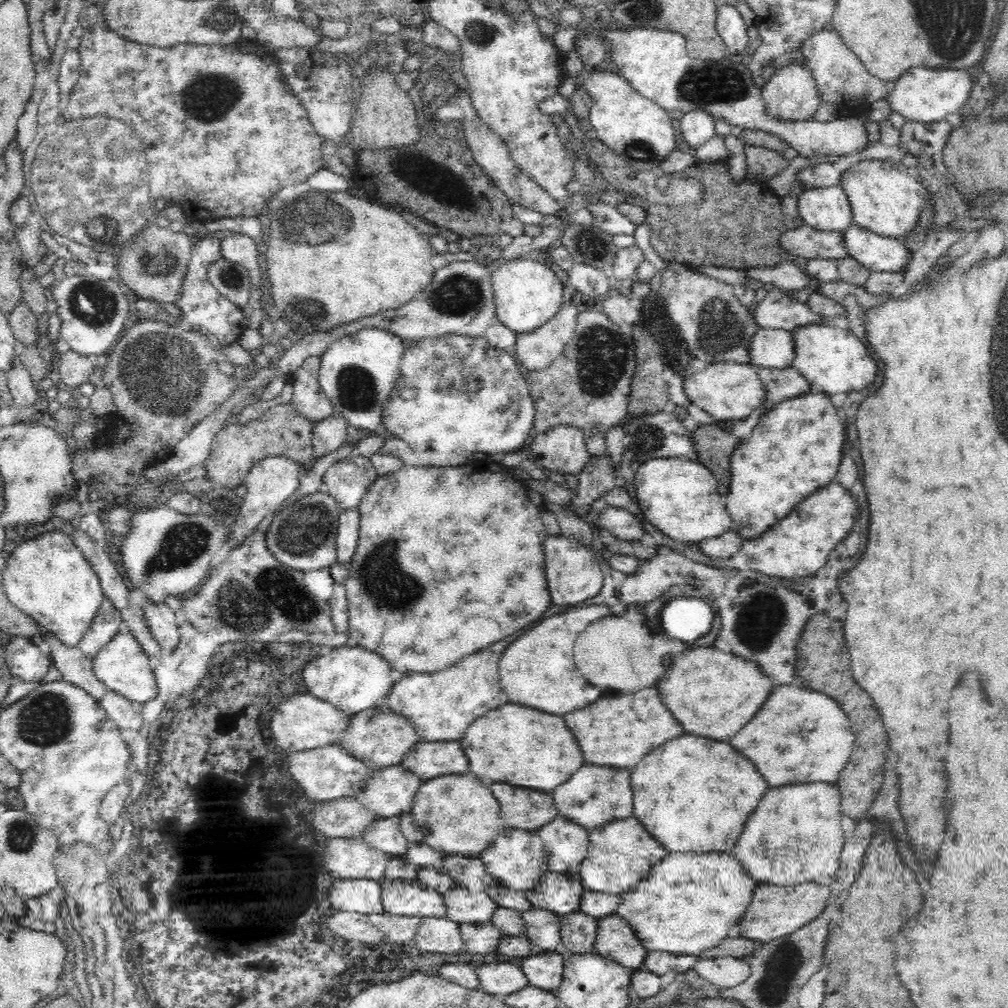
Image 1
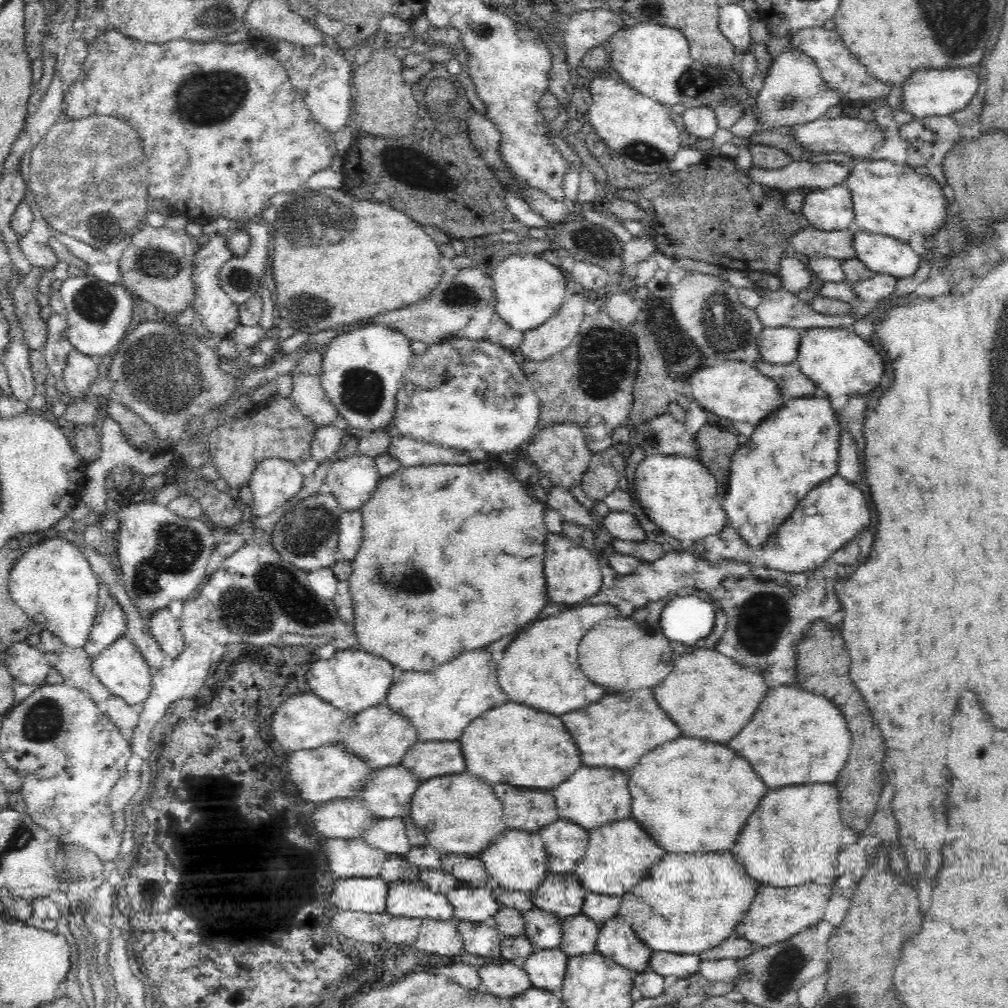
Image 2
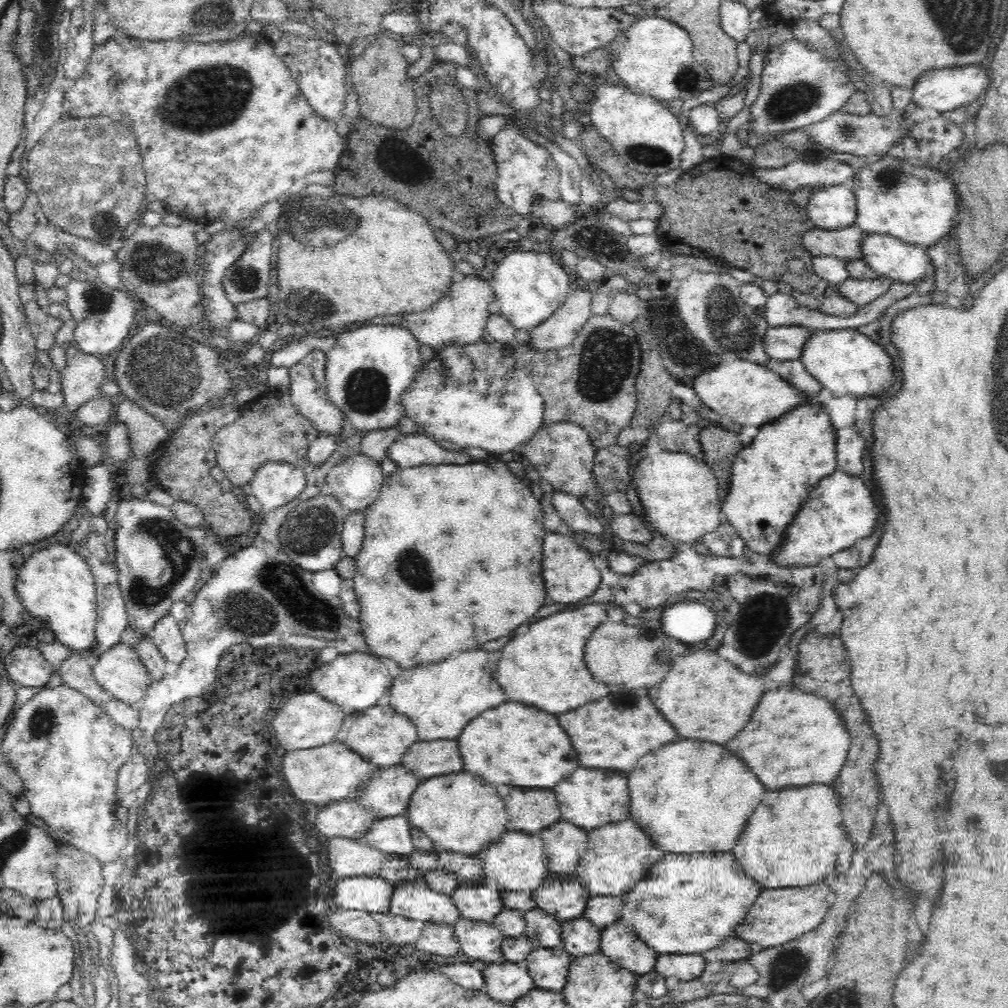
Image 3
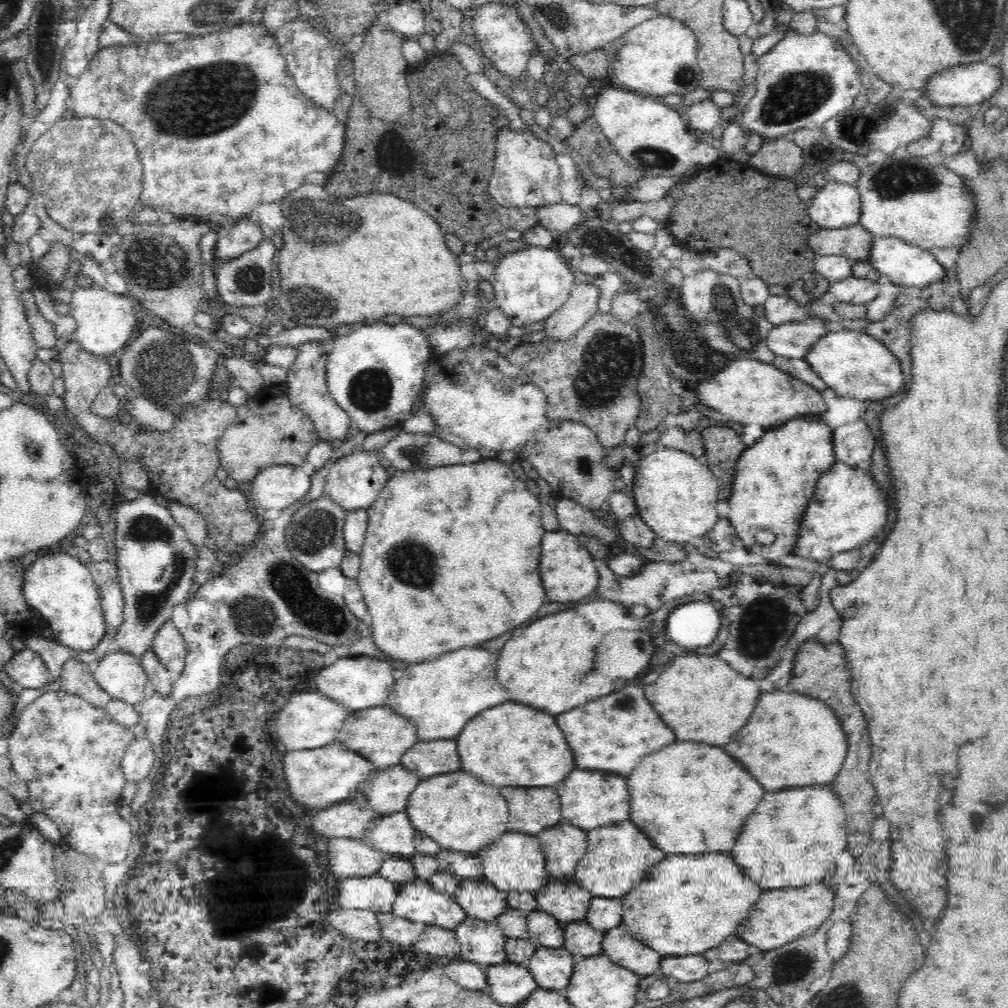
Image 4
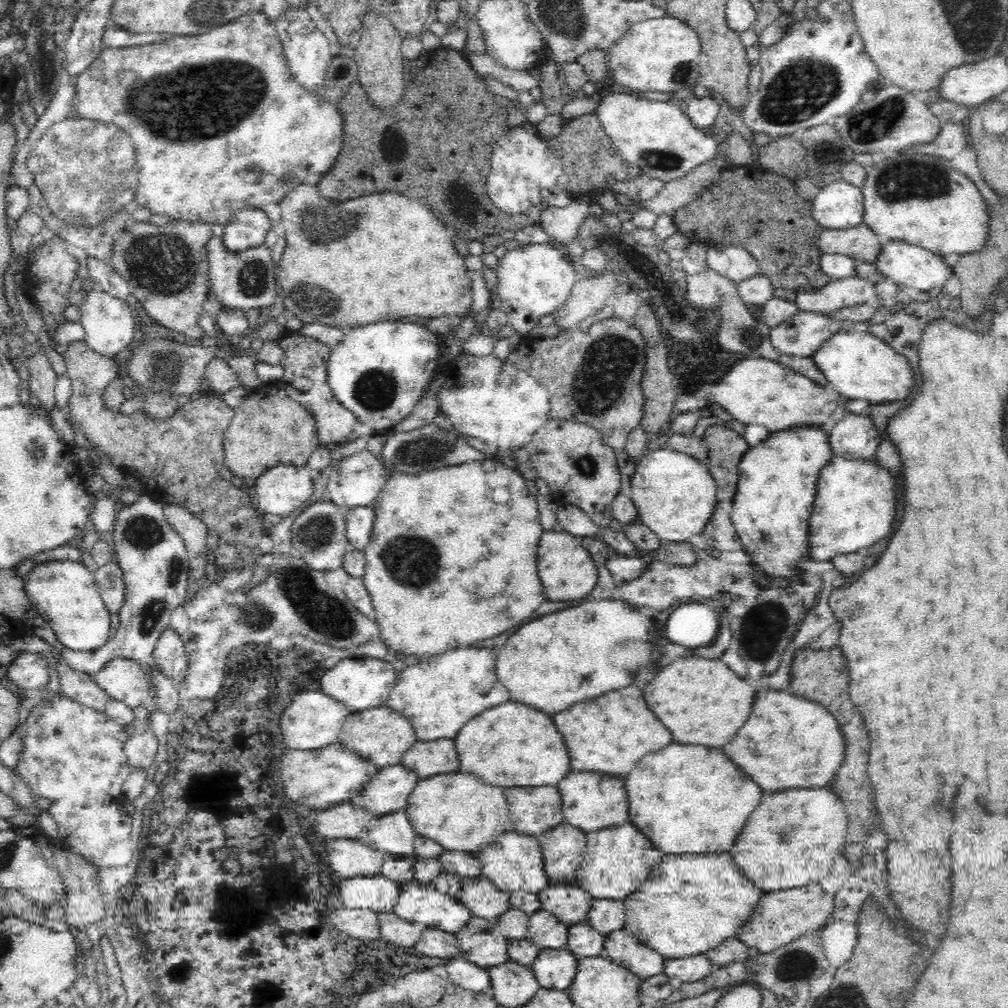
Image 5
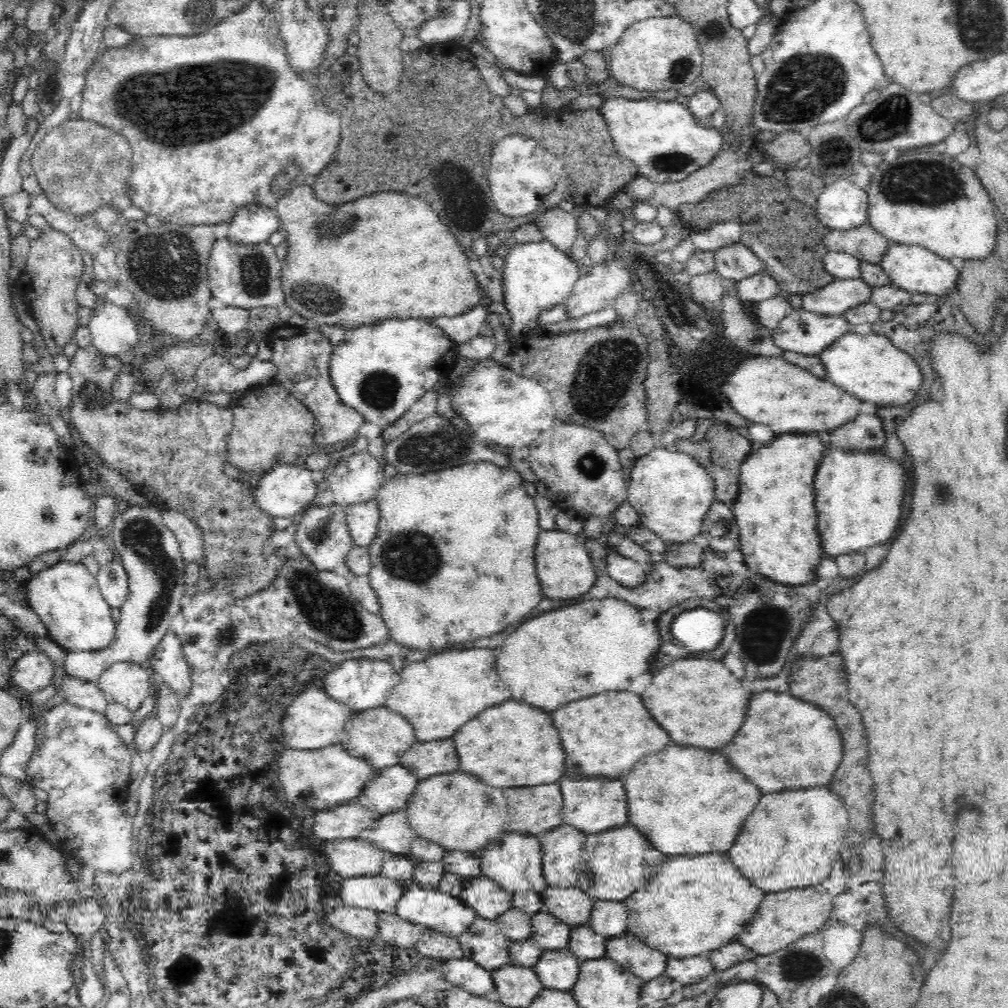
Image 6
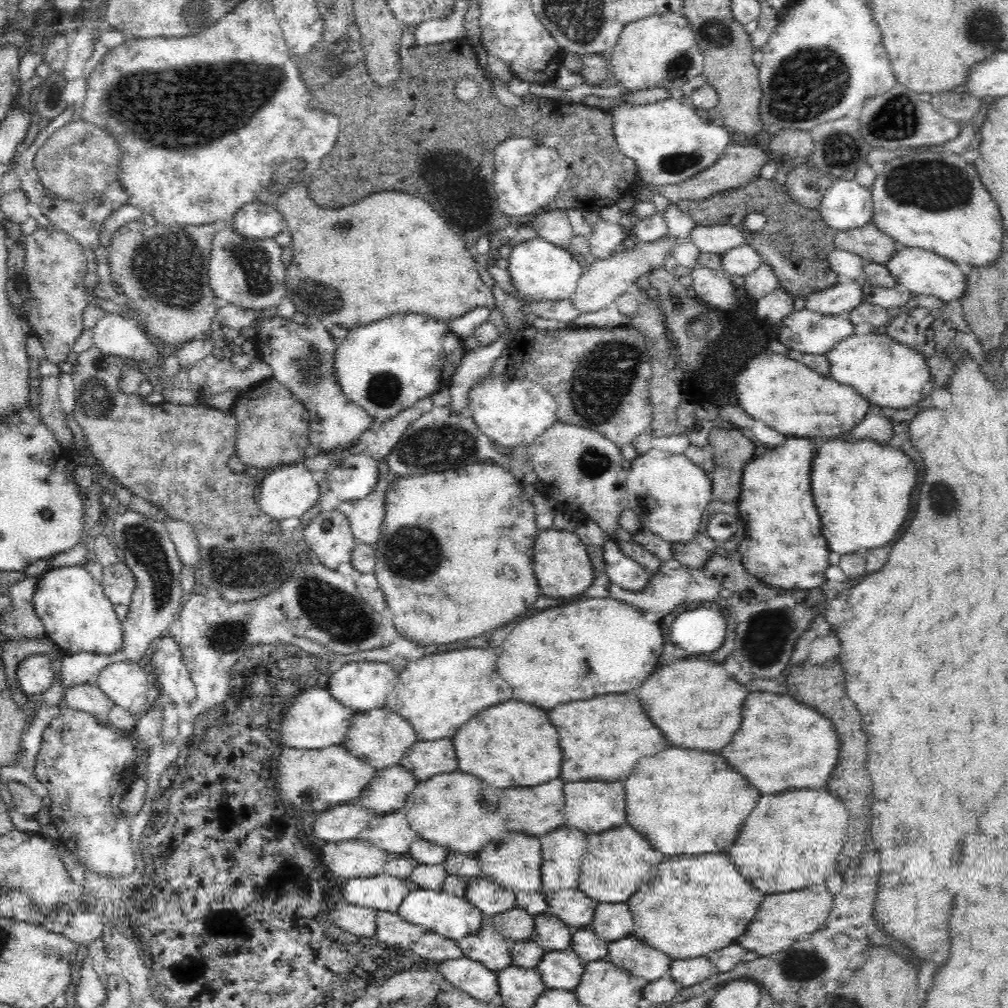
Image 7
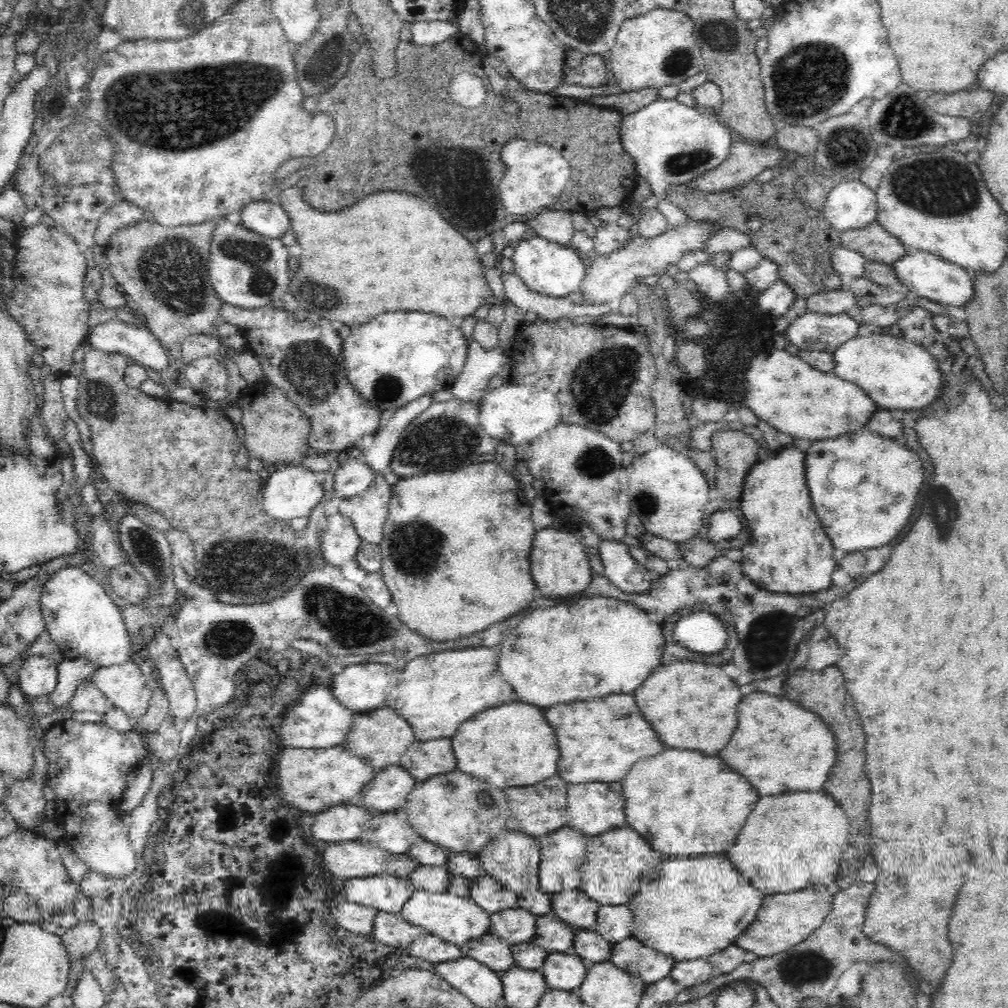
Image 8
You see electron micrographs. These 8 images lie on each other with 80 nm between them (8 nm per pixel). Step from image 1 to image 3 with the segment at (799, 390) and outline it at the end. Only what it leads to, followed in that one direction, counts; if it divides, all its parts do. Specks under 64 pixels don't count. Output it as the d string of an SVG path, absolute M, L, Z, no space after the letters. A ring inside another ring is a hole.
M770 358L766 362L766 368L776 372L781 378L794 384L798 389L808 393L810 397L814 397L824 388L824 385L816 380L802 359L796 360L778 360Z

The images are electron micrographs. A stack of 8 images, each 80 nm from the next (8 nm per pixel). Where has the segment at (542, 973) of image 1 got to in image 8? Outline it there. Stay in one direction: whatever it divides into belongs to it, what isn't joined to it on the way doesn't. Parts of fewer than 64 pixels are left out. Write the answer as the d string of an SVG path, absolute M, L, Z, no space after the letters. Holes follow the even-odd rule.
M569 951L548 954L541 972L550 989L577 991L586 978L588 967L581 956Z

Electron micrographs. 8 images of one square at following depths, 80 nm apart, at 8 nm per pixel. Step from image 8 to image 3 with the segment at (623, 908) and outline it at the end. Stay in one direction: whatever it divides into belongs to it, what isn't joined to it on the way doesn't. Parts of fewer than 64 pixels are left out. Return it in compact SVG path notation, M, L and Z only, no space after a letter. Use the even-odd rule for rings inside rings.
M591 896L583 916L601 930L621 920L623 897Z

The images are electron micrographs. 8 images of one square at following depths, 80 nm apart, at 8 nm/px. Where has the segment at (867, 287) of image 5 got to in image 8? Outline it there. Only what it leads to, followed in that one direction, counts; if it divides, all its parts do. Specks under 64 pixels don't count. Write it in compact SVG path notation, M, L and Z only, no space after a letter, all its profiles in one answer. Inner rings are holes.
M842 289L816 293L806 299L808 312L824 315L847 313L856 304L854 294Z

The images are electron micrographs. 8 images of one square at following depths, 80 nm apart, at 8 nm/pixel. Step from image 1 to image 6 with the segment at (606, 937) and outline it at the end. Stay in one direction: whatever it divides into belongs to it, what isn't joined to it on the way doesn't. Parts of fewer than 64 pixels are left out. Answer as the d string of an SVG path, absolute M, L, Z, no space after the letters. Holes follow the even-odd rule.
M622 934L606 942L606 954L618 966L650 981L665 974L669 956L644 946L634 934Z

